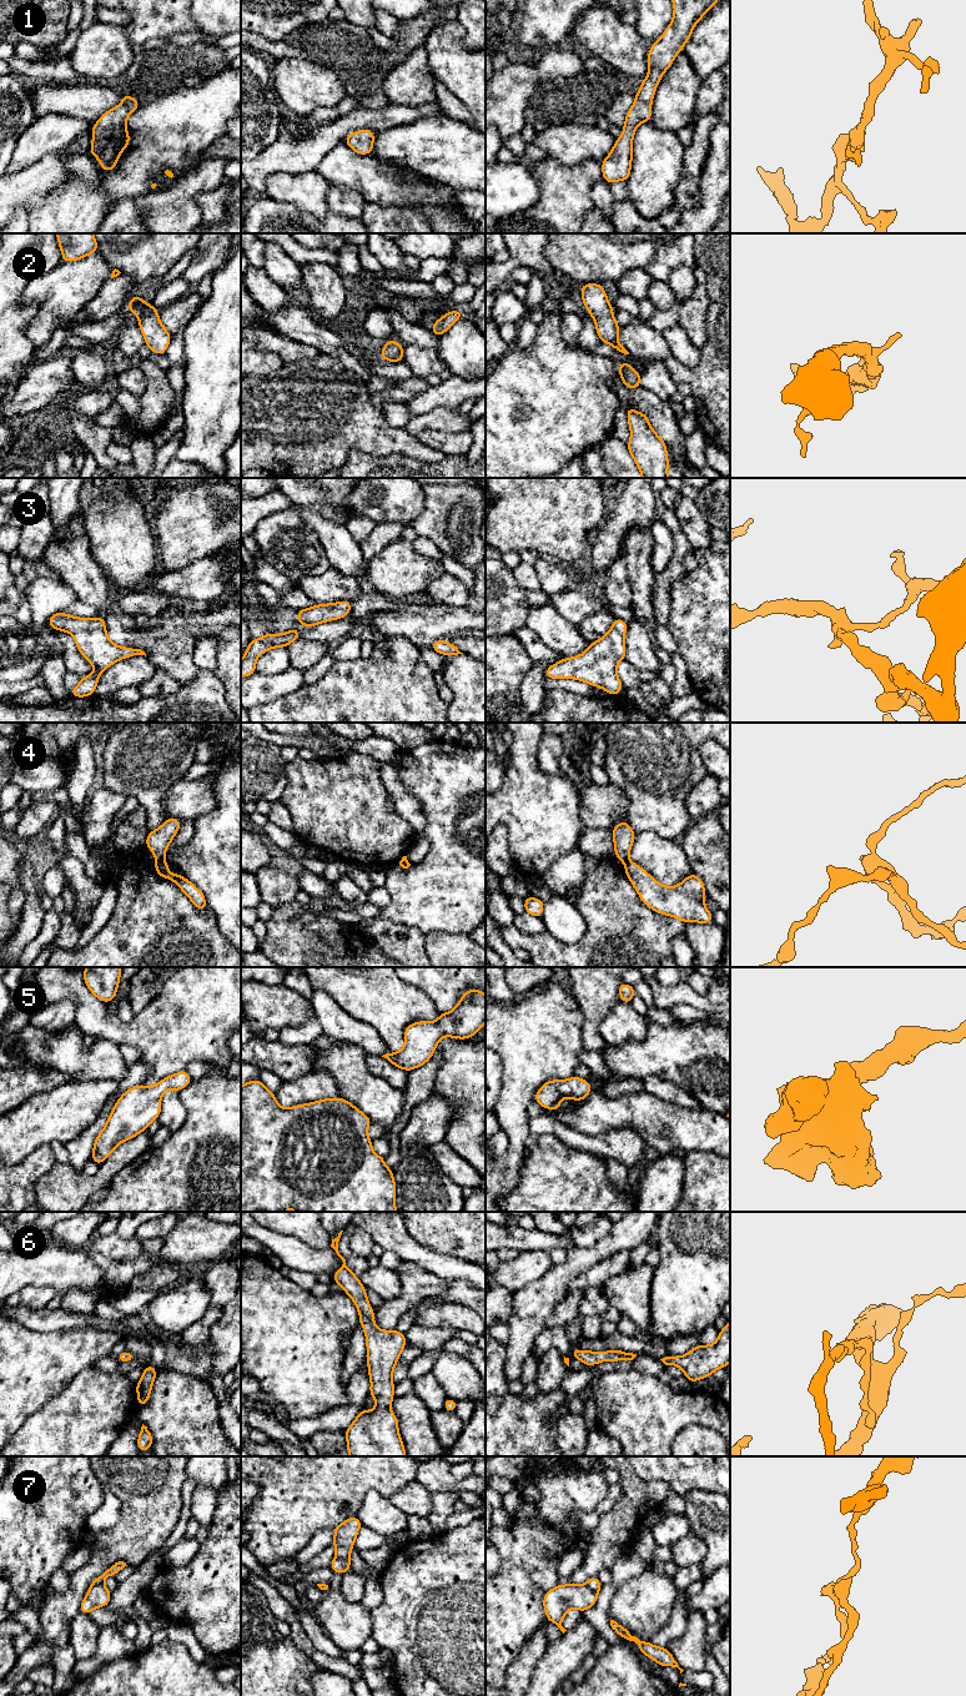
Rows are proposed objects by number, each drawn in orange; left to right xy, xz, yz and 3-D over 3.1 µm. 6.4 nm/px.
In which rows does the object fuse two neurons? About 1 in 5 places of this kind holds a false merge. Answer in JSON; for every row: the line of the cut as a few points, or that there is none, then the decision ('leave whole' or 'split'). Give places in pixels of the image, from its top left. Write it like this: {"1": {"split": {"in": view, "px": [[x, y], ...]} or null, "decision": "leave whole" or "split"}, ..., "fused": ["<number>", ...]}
{"1": {"split": null, "decision": "leave whole"}, "2": {"split": null, "decision": "leave whole"}, "3": {"split": null, "decision": "leave whole"}, "4": {"split": {"in": "xy", "px": [[164, 860], [156, 862]]}, "decision": "split"}, "5": {"split": null, "decision": "leave whole"}, "6": {"split": null, "decision": "leave whole"}, "7": {"split": {"in": "xz", "px": [[335, 1558], [340, 1559], [350, 1569]]}, "decision": "split"}, "fused": ["4", "7"]}

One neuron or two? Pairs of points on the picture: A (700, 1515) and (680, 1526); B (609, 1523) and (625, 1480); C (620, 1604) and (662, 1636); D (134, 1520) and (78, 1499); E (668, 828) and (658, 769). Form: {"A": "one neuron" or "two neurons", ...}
{"A": "two neurons", "B": "one neuron", "C": "two neurons", "D": "two neurons", "E": "one neuron"}

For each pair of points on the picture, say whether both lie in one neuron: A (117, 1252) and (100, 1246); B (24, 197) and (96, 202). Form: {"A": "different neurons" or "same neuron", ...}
{"A": "same neuron", "B": "different neurons"}

